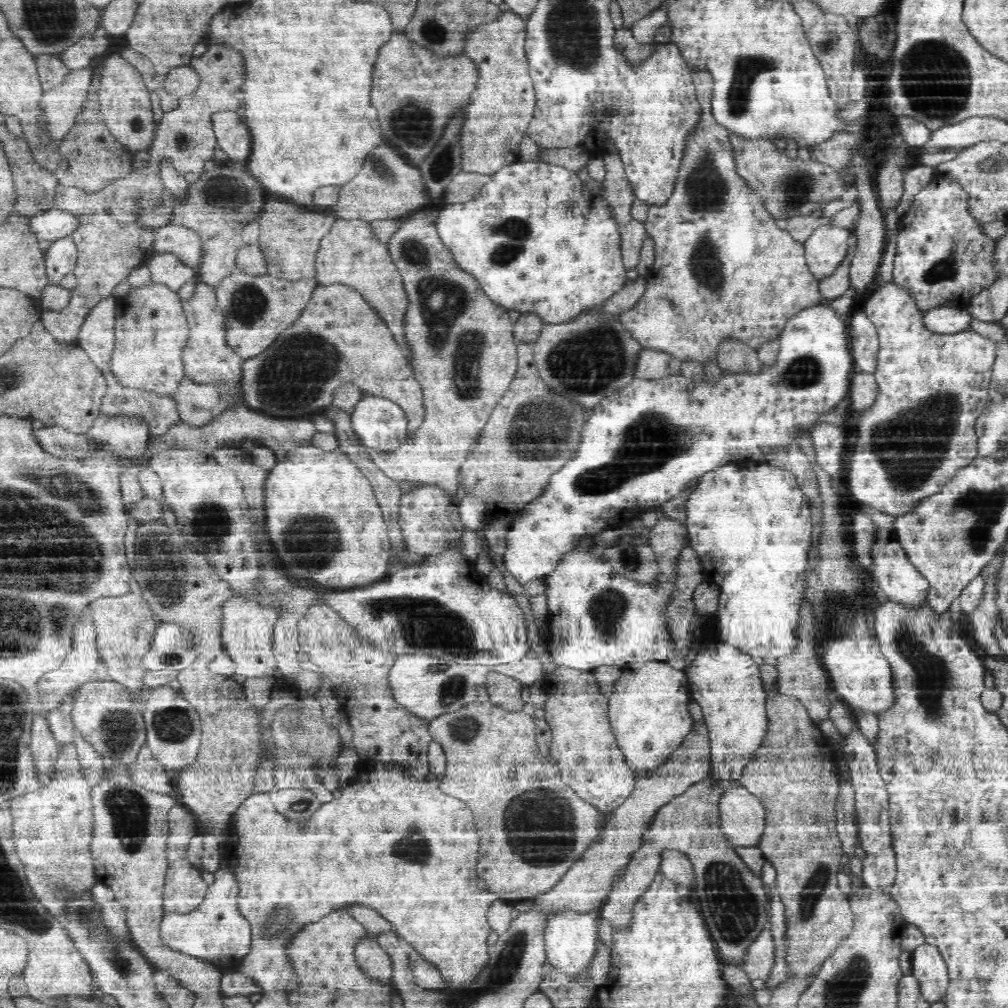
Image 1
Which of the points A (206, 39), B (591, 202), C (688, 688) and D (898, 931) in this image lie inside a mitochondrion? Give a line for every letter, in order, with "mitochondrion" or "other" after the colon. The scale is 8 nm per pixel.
A: other
B: other
C: other
D: other

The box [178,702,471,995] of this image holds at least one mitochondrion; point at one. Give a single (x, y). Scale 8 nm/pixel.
(271, 927)

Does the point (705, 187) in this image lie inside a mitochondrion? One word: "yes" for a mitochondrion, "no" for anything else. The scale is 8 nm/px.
yes

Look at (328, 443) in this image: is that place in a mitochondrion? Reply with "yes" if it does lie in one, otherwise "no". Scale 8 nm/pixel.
no

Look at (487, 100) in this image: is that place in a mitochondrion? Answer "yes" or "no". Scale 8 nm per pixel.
no

